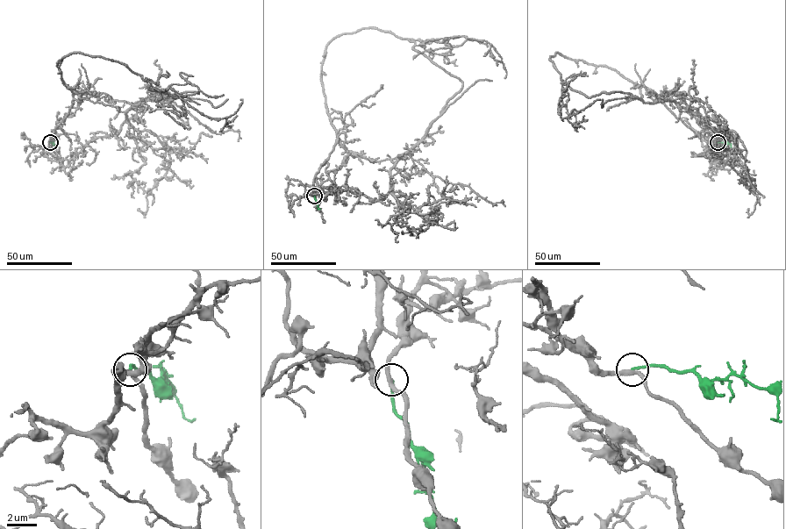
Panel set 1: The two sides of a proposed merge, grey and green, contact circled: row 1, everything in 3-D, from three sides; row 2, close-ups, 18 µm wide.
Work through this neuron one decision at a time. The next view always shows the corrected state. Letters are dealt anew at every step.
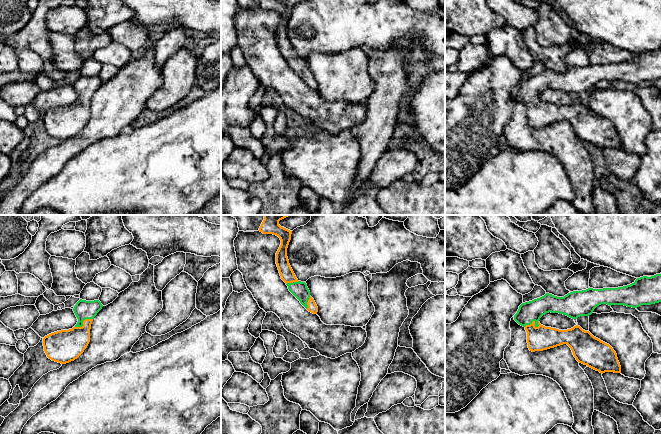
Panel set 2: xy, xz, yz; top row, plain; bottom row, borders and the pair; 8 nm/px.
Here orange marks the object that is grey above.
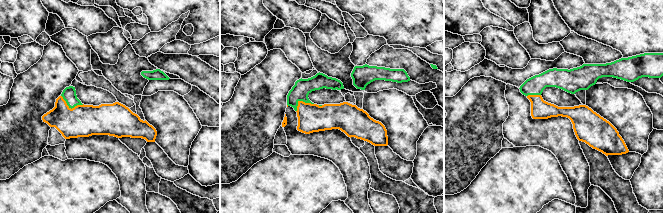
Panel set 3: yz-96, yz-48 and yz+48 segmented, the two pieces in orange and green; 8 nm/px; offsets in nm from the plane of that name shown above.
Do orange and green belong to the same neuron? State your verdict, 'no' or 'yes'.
yes

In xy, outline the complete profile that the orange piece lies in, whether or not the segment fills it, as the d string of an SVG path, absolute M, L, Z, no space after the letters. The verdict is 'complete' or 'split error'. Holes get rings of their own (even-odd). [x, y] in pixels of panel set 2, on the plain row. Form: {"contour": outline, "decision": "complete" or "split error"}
{"contour": "M80 75L73 84L78 95L77 100L72 105L57 107L43 114L47 133L61 140L77 135L90 118L92 97L102 83L99 76Z", "decision": "split error"}

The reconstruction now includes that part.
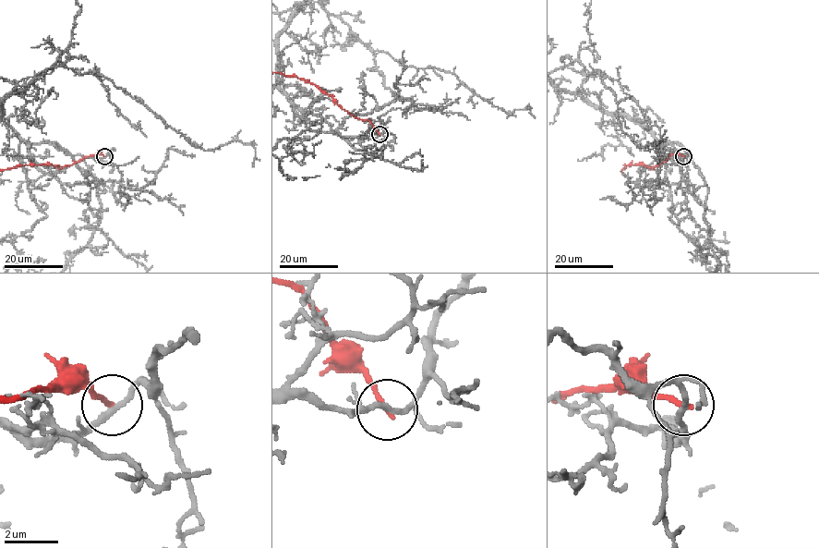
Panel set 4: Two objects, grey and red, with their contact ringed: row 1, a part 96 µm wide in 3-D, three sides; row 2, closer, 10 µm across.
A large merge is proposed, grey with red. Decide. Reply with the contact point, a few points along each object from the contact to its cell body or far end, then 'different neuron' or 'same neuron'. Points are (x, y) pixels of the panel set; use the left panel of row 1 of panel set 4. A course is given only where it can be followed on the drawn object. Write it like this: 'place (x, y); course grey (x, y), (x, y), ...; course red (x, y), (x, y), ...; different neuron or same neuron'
place (104, 156); course red (104, 156), (85, 156), (63, 167), (21, 165), (0, 170); different neuron

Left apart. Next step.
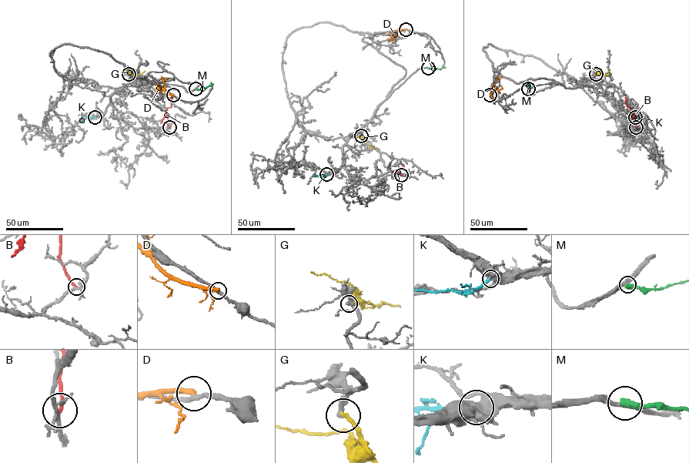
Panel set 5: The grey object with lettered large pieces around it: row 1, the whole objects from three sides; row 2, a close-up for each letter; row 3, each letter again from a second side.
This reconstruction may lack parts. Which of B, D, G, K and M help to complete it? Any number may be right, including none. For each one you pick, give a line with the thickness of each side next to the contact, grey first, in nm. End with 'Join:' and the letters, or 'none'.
Join: none

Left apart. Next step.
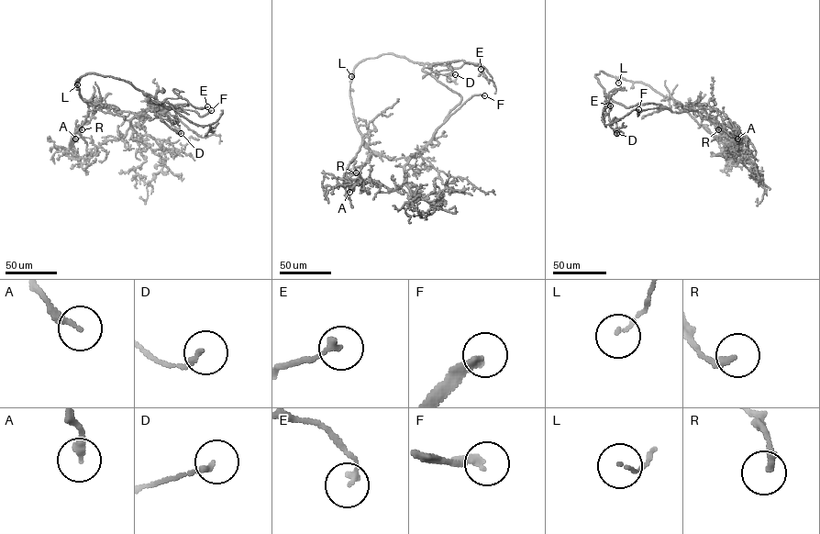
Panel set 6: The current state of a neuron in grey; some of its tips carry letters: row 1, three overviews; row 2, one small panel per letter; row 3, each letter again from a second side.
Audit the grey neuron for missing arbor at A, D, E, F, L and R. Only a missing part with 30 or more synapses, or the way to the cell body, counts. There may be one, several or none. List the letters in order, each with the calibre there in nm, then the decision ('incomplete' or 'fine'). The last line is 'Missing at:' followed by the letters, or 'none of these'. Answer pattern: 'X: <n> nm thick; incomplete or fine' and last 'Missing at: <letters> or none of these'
A: 240 nm thick; fine
D: 170 nm thick; fine
E: 240 nm thick; fine
F: 240 nm thick; incomplete
L: 90 nm thick; fine
R: 200 nm thick; fine
Missing at: F

